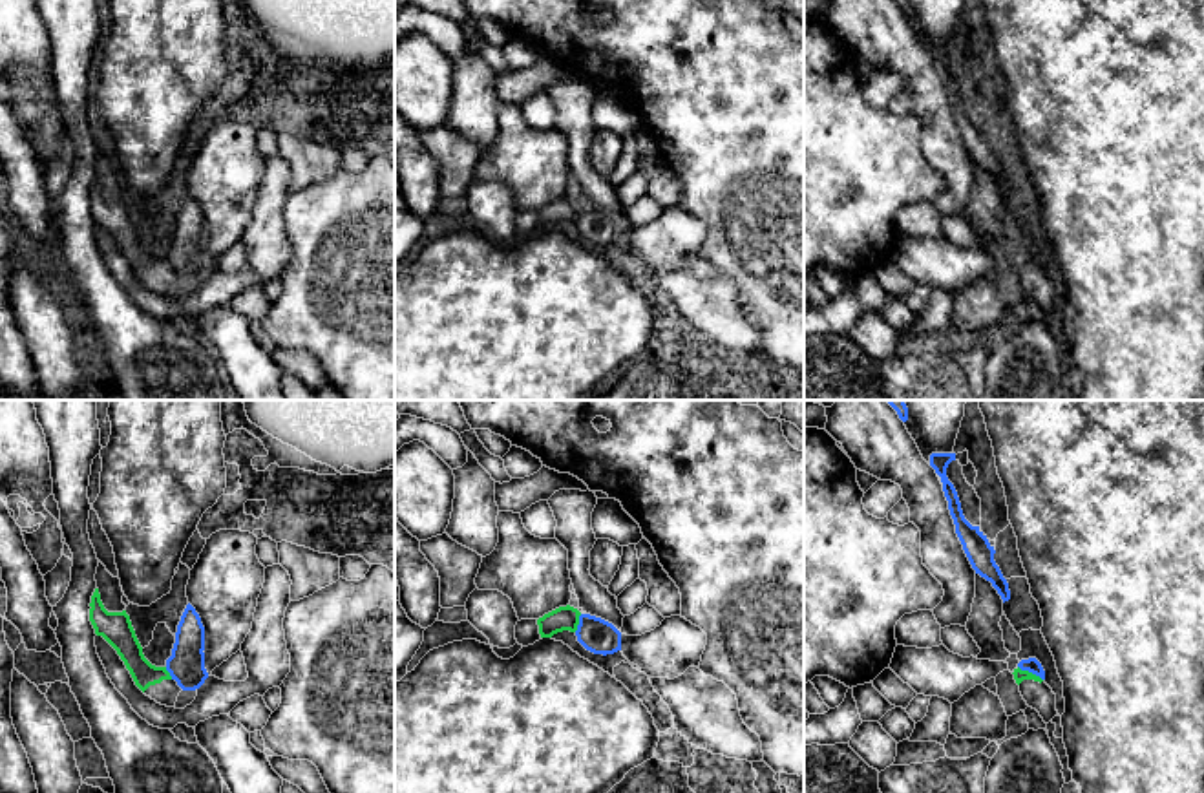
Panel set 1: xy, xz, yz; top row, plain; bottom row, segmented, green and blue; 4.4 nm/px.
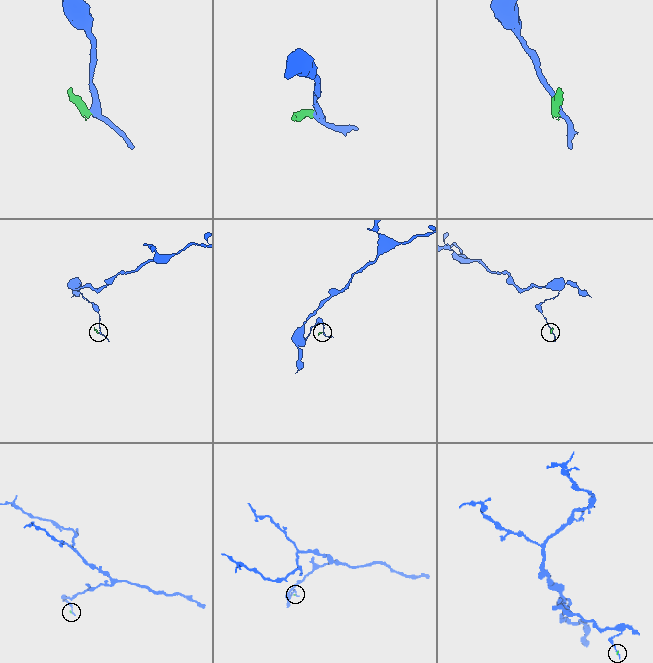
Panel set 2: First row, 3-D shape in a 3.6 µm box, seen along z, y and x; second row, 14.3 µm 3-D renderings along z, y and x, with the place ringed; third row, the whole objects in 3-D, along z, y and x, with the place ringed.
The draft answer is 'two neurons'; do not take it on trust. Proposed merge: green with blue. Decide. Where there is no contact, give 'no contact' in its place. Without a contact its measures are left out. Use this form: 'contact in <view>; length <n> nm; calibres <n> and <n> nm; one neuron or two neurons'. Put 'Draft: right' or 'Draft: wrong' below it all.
contact in yz; length 130 nm; calibres 50 and 70 nm; two neurons
Draft: right

